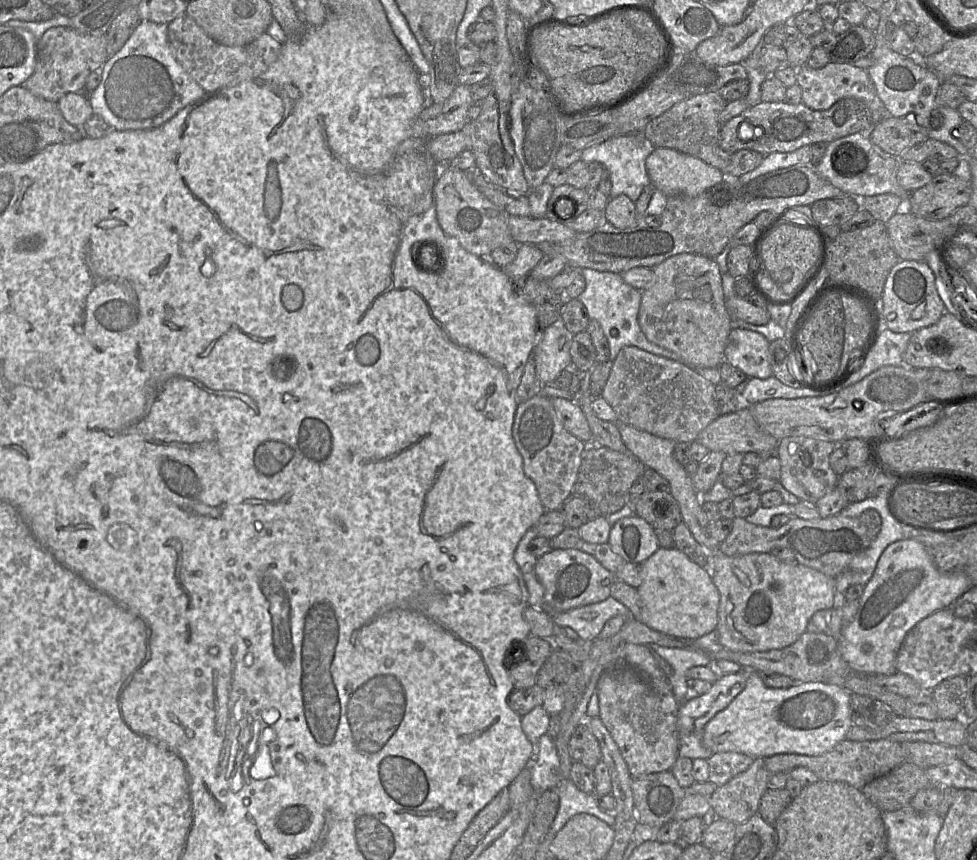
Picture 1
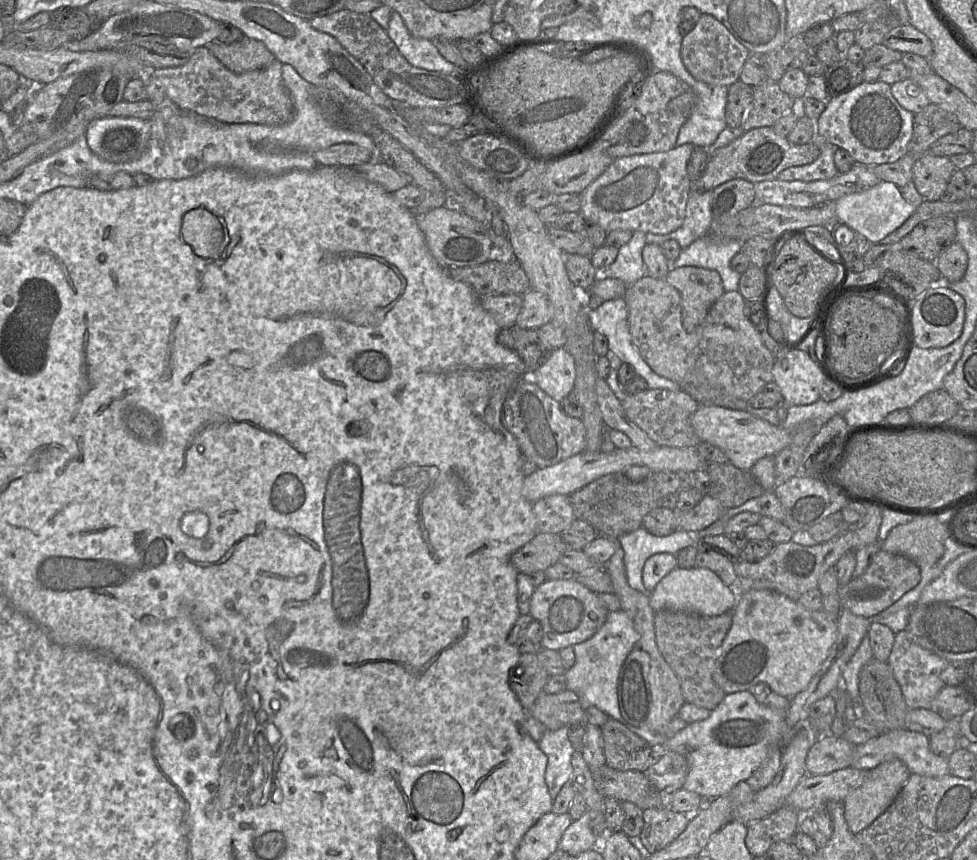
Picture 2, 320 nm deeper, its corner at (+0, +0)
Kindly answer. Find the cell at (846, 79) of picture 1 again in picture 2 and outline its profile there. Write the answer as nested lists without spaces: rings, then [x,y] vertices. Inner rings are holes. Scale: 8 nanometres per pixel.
[[[880,80],[862,82],[846,93],[828,98],[825,110],[817,119],[817,133],[867,166],[899,160],[908,153],[915,115],[899,104],[890,86]]]

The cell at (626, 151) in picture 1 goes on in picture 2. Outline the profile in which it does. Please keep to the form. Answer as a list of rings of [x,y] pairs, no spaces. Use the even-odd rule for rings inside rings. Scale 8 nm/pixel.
[[[635,231],[629,242],[618,248],[615,261],[603,272],[601,277],[620,279],[627,287],[646,275],[642,250],[646,245],[646,233]]]

